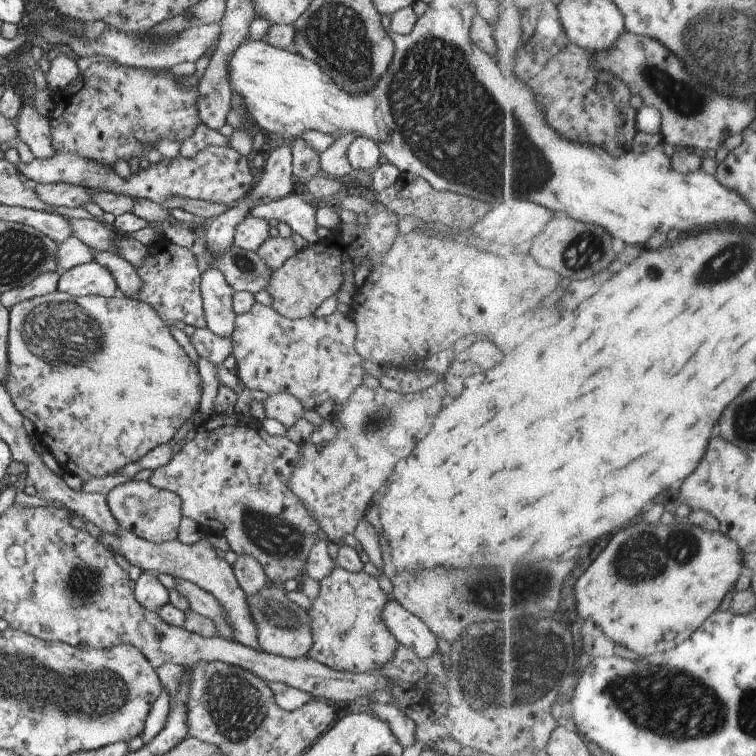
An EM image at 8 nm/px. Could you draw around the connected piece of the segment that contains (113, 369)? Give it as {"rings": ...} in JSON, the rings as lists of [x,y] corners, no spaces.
{"rings":[[[55,290],[46,295],[23,300],[8,308],[8,312],[7,376],[2,385],[9,394],[13,408],[33,424],[35,435],[44,441],[46,451],[53,456],[63,472],[73,474],[83,482],[94,477],[115,476],[119,474],[119,469],[129,463],[137,462],[155,446],[177,440],[181,431],[187,426],[188,420],[197,410],[202,393],[197,366],[173,339],[168,324],[157,316],[149,304],[137,299],[125,298],[119,293],[112,297],[91,295],[71,297],[68,293]]]}

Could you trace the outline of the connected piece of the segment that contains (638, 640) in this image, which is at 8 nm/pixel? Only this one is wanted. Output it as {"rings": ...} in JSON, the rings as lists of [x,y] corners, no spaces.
{"rings":[[[637,522],[613,536],[609,546],[597,556],[587,572],[575,584],[577,612],[591,620],[603,633],[629,650],[649,656],[671,650],[685,642],[695,630],[703,626],[745,570],[744,554],[738,542],[720,530],[705,530],[690,524],[647,524]]]}

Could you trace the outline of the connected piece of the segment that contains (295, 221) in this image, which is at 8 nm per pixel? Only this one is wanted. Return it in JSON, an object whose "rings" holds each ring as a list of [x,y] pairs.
{"rings":[[[287,194],[275,200],[257,202],[244,218],[253,216],[266,221],[275,218],[279,222],[285,222],[293,234],[299,234],[310,246],[319,240],[316,235],[315,212],[315,208],[309,205],[308,200],[303,200],[296,194]]]}

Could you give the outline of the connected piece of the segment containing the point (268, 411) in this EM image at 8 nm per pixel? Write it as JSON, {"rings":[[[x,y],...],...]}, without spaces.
{"rings":[[[270,394],[263,402],[266,418],[277,420],[286,429],[290,428],[297,420],[303,418],[303,406],[290,394]]]}

